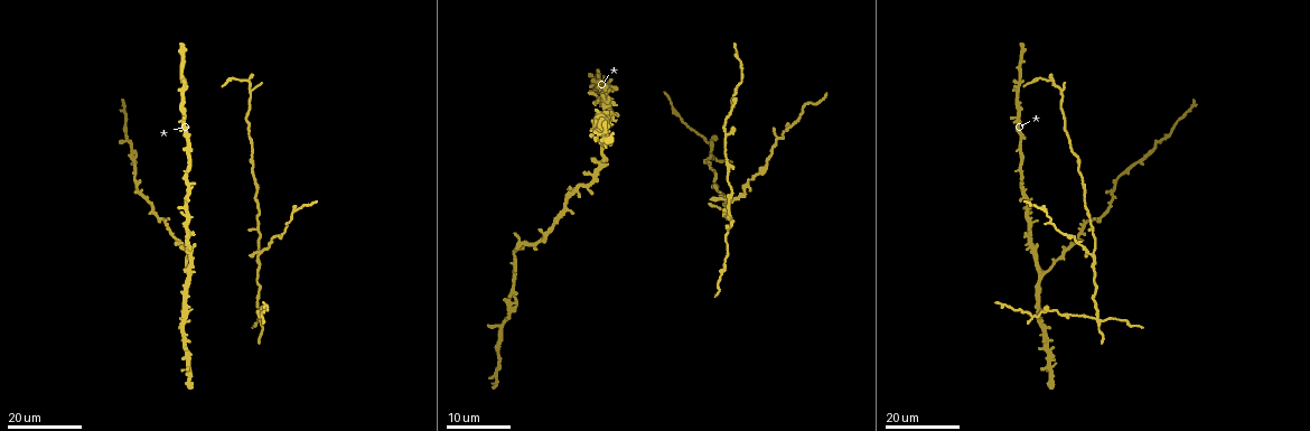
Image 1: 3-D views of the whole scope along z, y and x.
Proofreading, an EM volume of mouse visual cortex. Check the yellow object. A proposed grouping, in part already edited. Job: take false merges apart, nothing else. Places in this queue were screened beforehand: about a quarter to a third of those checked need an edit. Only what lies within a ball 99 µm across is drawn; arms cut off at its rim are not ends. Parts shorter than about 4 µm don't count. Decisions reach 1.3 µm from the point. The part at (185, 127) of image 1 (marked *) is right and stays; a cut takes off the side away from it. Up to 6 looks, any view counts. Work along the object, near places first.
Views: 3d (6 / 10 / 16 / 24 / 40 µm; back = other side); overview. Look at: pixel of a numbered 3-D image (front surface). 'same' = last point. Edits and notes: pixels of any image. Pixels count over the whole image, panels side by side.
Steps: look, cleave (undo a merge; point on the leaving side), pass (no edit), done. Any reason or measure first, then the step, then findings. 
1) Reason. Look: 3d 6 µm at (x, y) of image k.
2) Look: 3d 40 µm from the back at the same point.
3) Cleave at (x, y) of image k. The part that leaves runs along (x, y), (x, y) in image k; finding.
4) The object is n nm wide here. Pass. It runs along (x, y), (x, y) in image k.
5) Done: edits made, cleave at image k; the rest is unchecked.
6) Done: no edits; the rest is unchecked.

Three-way junction. Look: 3d 24 µm at (1018, 87) of image 1.

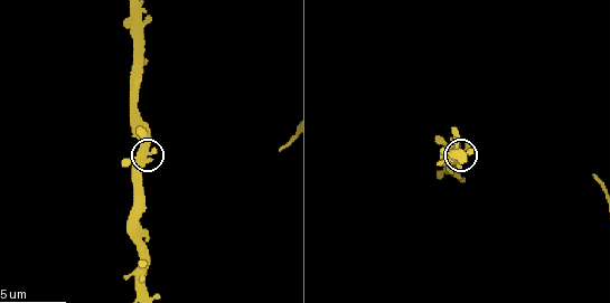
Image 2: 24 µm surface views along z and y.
Look: 3d 6 µm at (144, 150) of image 2.

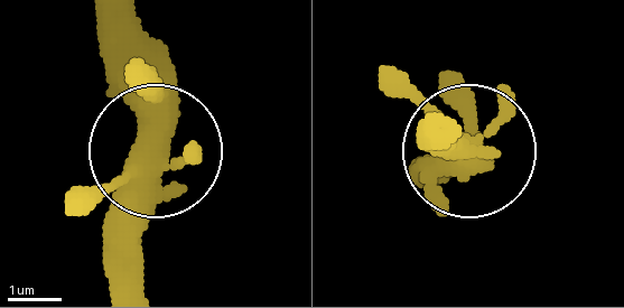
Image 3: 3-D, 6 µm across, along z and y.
The side arm is 12 µm long. Pass. It runs along (130, 285), (130, 190), (157, 137), (130, 21) in image 3; all the same cell.

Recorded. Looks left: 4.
Arms part here. Look: 3d 16 µm at (727, 213) of image 1.

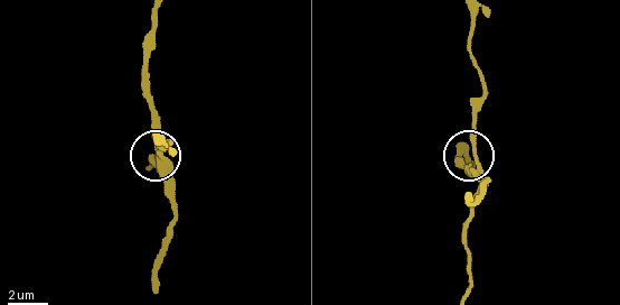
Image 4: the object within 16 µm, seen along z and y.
Look: 3d 10 µm at (476, 164) of image 4.

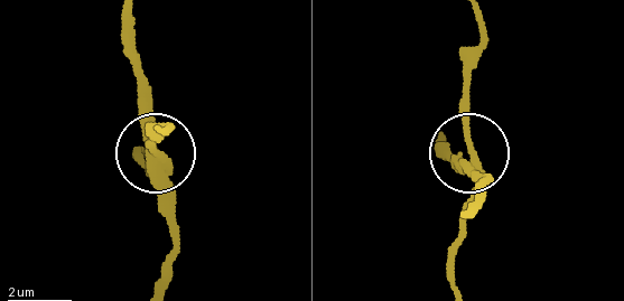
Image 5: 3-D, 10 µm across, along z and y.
Other side. Look: 3d 10 µm from the back at (471, 154) of image 5.

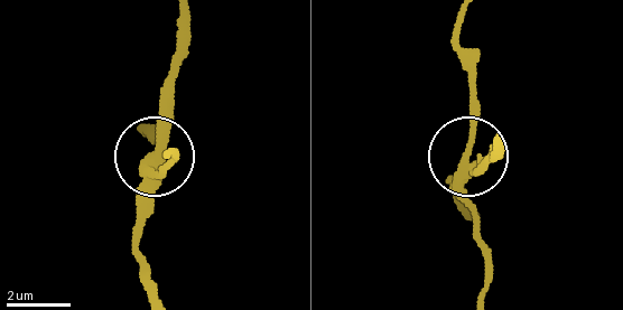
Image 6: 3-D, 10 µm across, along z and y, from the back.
Cleave at (474, 129) of image 6. The part that leaves runs along (458, 172), (472, 135), (472, 63), (456, 22) in image 6; a second cell is stuck on.

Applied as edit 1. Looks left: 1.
Done: edits made, cleave at image 6; the rest is unchecked.

